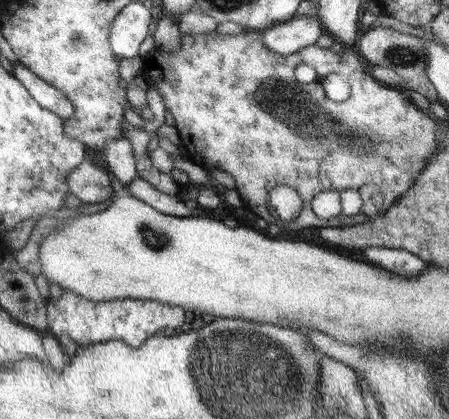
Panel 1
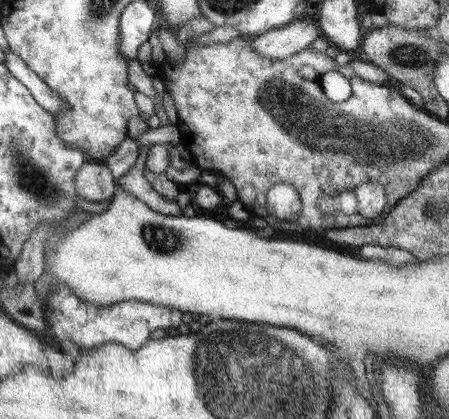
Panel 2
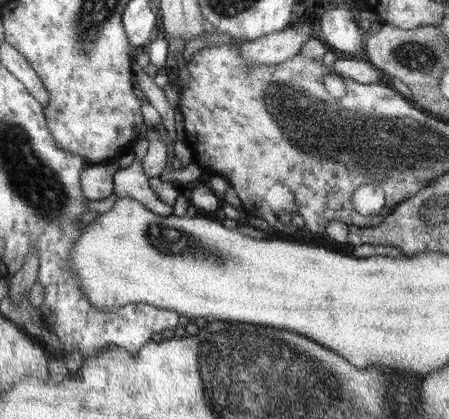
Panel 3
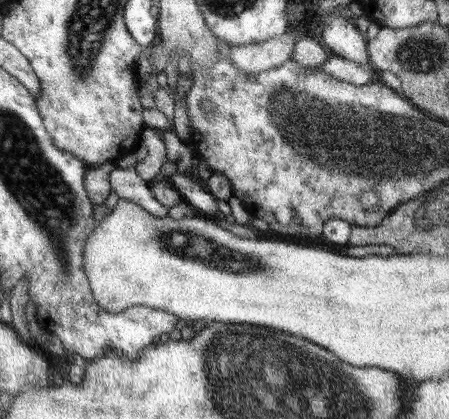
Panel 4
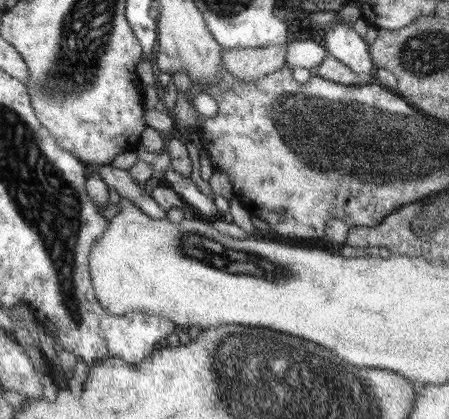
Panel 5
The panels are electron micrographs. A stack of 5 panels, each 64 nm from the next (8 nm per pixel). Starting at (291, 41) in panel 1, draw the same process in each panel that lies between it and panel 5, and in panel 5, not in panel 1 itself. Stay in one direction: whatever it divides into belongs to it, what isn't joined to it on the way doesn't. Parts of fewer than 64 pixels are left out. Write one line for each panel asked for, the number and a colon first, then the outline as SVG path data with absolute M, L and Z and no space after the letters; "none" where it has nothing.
2: M293 20L291 24L265 32L257 38L251 38L251 48L261 58L271 60L285 60L293 54L309 48L309 44L319 38L319 28L315 22L301 22Z
3: M287 28L277 34L261 36L253 42L239 44L237 52L247 64L283 64L299 54L303 42L309 40L309 32L303 28Z
4: M283 34L267 42L257 42L247 46L229 46L227 52L229 52L231 64L243 74L261 74L289 62L293 44L295 44L295 38L289 34Z
5: M269 44L267 48L231 48L221 52L221 66L241 82L253 82L285 66L287 44Z

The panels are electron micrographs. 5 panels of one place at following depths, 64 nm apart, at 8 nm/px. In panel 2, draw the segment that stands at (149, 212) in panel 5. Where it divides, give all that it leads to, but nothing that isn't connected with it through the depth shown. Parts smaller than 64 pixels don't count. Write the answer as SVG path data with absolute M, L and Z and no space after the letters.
M147 144L147 146L139 146L137 150L137 160L133 164L133 168L123 174L121 178L117 178L117 188L121 188L123 192L129 192L131 196L135 196L135 200L147 204L147 208L151 208L153 212L159 212L163 216L183 216L187 212L179 210L177 202L171 202L171 200L165 200L163 196L159 196L157 192L151 190L151 186L147 184L145 176L143 176L143 170L145 170L145 160L147 160L147 150L151 148L153 144Z

